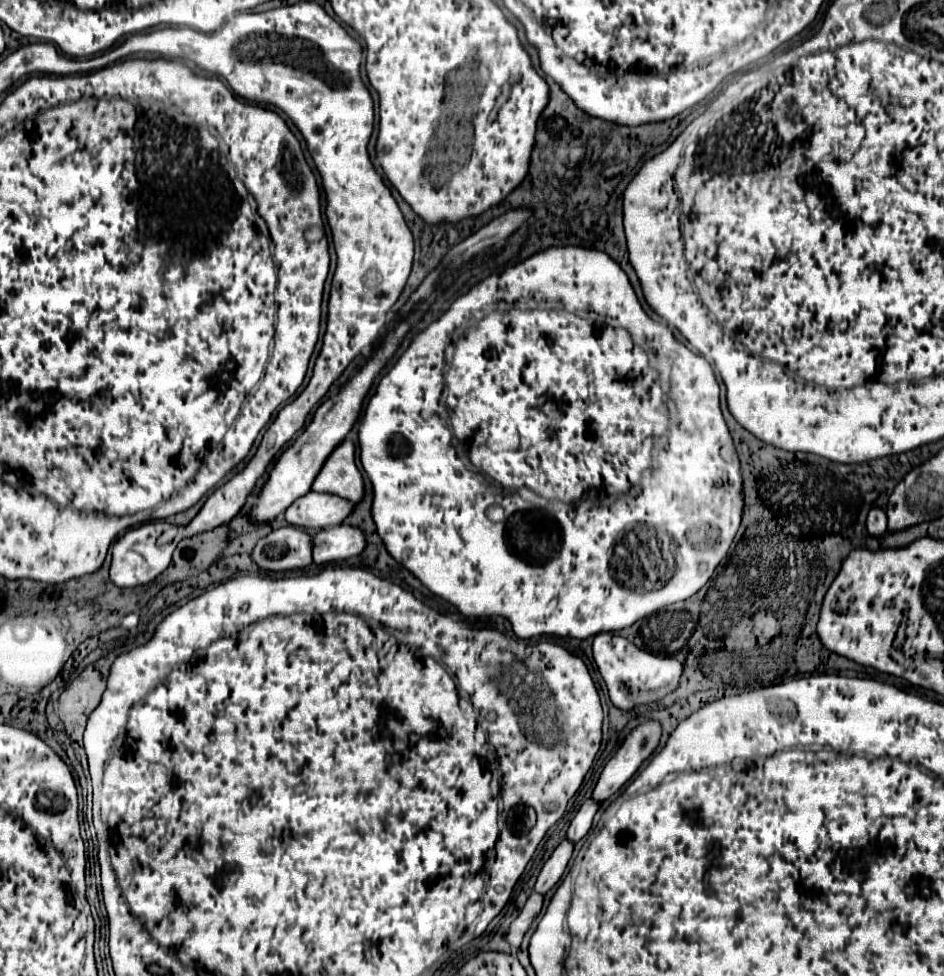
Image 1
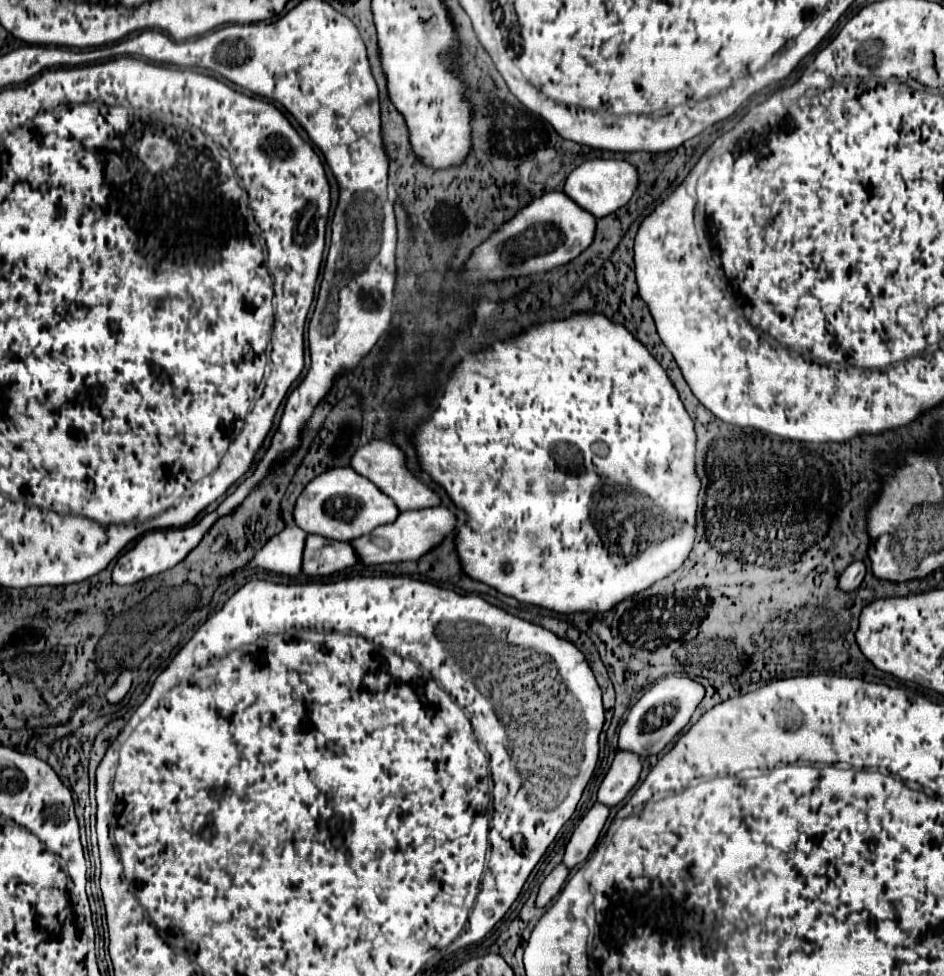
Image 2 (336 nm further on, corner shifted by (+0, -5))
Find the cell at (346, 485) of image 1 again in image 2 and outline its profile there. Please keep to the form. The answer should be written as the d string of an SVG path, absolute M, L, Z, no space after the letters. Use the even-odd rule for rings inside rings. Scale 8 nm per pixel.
M368 440L360 446L356 446L352 456L350 456L350 466L358 474L362 474L370 482L374 482L380 488L380 492L386 492L386 496L392 496L392 500L394 500L394 504L400 512L404 512L404 510L422 510L422 508L430 508L430 506L440 504L440 496L434 492L432 484L422 482L418 474L404 468L402 452L388 440Z

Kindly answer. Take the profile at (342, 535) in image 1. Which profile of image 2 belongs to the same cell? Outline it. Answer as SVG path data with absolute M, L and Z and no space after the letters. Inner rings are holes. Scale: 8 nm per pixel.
M434 506L426 510L408 510L408 512L400 512L394 524L384 524L382 528L376 528L374 532L360 536L358 540L352 540L350 546L354 548L360 564L418 560L422 554L434 548L444 538L444 534L454 528L454 524L456 524L456 516L442 506Z

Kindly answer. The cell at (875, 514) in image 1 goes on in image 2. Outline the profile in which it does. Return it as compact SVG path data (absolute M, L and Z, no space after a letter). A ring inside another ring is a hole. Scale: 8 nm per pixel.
M862 560L852 562L852 564L846 568L846 572L842 574L842 578L840 578L840 588L842 588L842 590L846 590L846 592L856 590L856 588L860 586L860 582L864 580L866 572L868 572L866 562L862 562Z

